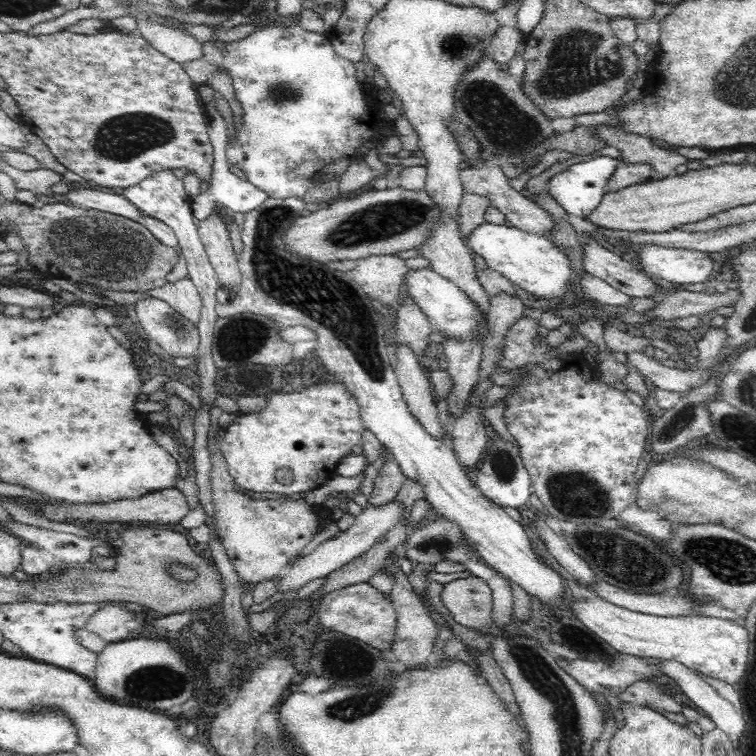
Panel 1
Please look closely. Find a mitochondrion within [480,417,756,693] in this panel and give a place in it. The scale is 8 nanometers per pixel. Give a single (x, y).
(632, 563)

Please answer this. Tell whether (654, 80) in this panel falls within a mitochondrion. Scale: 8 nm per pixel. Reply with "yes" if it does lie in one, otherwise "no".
no

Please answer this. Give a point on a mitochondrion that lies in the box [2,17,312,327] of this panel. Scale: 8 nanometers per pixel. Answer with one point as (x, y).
(102, 250)

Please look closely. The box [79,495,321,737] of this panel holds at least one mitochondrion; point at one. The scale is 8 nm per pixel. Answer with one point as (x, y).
(158, 682)

